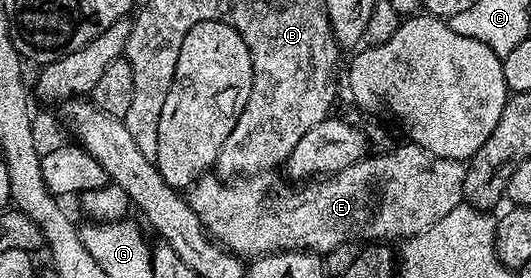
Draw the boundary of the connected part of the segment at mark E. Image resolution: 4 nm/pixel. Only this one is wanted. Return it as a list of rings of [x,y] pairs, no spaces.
[[[404,144],[398,150],[393,150],[390,154],[381,154],[385,152],[377,152],[377,155],[366,156],[360,162],[351,164],[347,168],[343,168],[334,174],[318,176],[312,180],[306,181],[298,190],[292,190],[289,186],[281,186],[277,190],[277,178],[273,172],[264,174],[250,174],[248,176],[238,176],[232,180],[222,180],[216,173],[206,172],[188,187],[187,201],[189,207],[195,212],[195,216],[199,216],[199,220],[204,224],[205,231],[209,233],[209,237],[214,242],[220,242],[225,249],[236,254],[242,260],[252,260],[261,257],[263,254],[280,254],[283,250],[307,250],[318,256],[323,256],[331,248],[339,248],[339,244],[347,244],[348,242],[356,242],[358,244],[373,244],[378,240],[389,240],[385,238],[398,238],[404,240],[410,238],[412,234],[423,232],[427,228],[431,228],[431,224],[435,224],[439,220],[443,220],[443,216],[447,216],[447,212],[451,212],[451,208],[462,205],[465,193],[463,192],[463,180],[465,179],[466,163],[455,158],[444,158],[443,156],[435,156],[431,152],[427,152],[423,148],[412,144]]]

